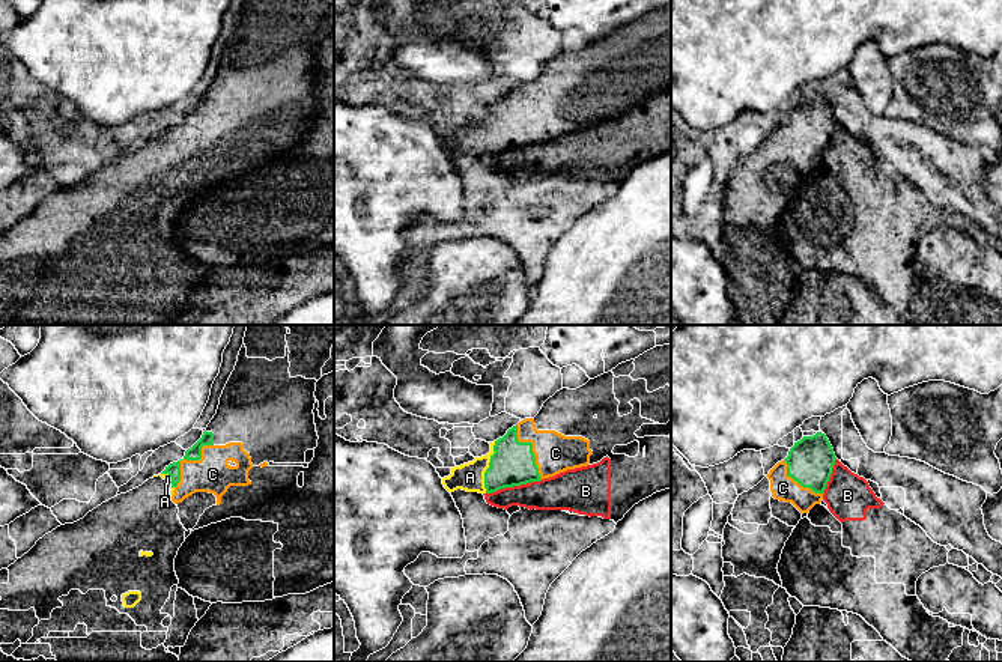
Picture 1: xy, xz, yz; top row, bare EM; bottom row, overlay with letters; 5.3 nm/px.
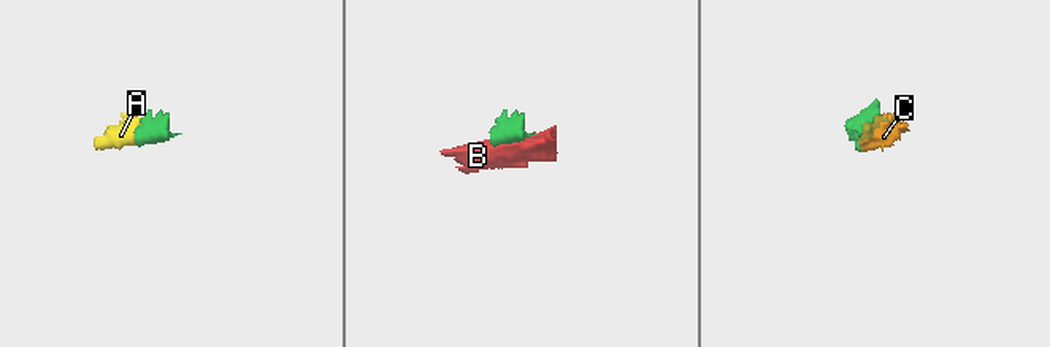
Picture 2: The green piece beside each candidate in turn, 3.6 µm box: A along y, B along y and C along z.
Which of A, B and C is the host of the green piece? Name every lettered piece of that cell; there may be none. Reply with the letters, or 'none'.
A, C

